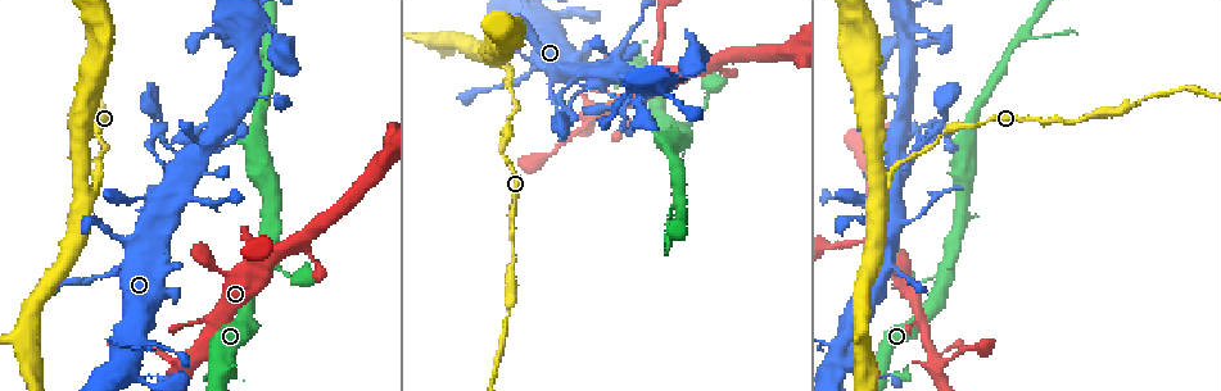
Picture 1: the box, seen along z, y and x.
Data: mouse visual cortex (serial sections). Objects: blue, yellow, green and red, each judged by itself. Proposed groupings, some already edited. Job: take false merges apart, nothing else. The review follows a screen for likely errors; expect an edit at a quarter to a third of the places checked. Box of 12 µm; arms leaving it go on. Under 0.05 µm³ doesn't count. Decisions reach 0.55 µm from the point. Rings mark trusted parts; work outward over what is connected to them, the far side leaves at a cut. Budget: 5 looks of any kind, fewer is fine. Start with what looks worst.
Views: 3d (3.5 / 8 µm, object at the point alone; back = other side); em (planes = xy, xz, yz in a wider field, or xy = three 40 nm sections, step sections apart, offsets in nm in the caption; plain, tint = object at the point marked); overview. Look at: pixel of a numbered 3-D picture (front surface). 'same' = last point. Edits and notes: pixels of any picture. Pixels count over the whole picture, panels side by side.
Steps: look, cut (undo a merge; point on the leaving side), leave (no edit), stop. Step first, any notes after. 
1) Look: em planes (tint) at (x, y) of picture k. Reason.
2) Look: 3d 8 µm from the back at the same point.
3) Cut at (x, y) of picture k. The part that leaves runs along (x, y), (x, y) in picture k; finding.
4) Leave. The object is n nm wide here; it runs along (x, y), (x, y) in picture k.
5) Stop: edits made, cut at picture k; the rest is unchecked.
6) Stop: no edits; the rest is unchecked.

Look: em xy step 5 (tint) at (622, 112) of picture 1. Abrupt turn.

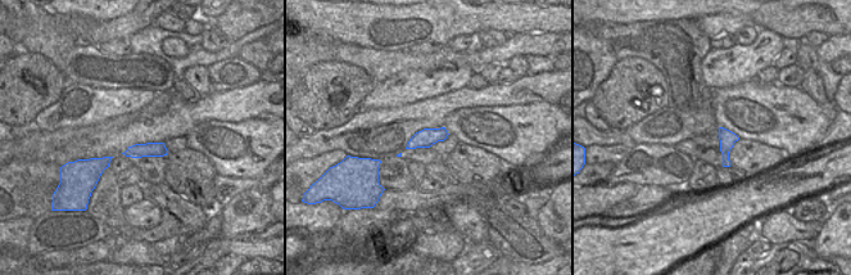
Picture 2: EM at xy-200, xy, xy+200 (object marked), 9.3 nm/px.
Look: 3d 3.5 µm at the same point. Wider look.

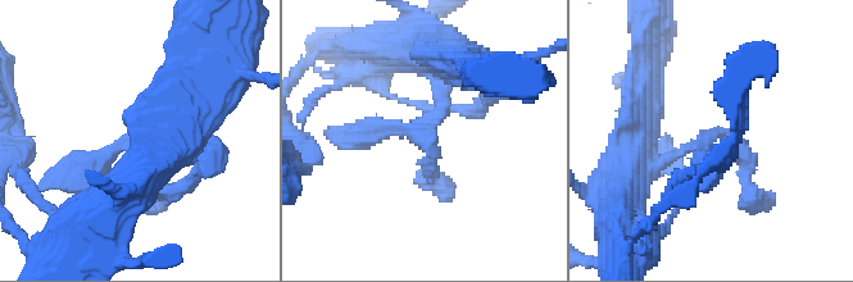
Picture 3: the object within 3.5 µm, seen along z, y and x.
Leave. It runs along (629, 159), (727, 135), (757, 199) in picture 3; all the same cell.

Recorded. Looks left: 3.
Look: 3d 3.5 µm at (249, 19) of picture 1. Small branch off a trunk.

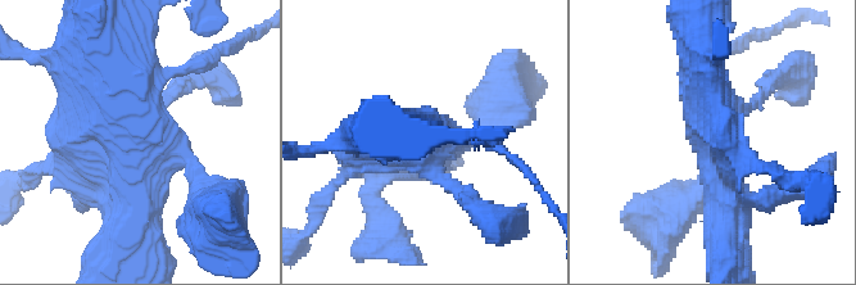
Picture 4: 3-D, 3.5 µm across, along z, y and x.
Look: em xy step 2 (tint) at (129, 141) of picture 4.

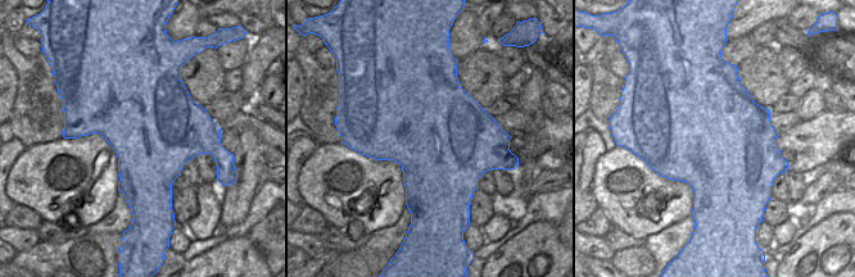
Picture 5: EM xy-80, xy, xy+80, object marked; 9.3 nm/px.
Leave. It runs along (134, 247), (126, 117), (94, 81) in picture 4; continuous, no second cell.

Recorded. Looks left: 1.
Stop: no edits; the rest is unchecked.

